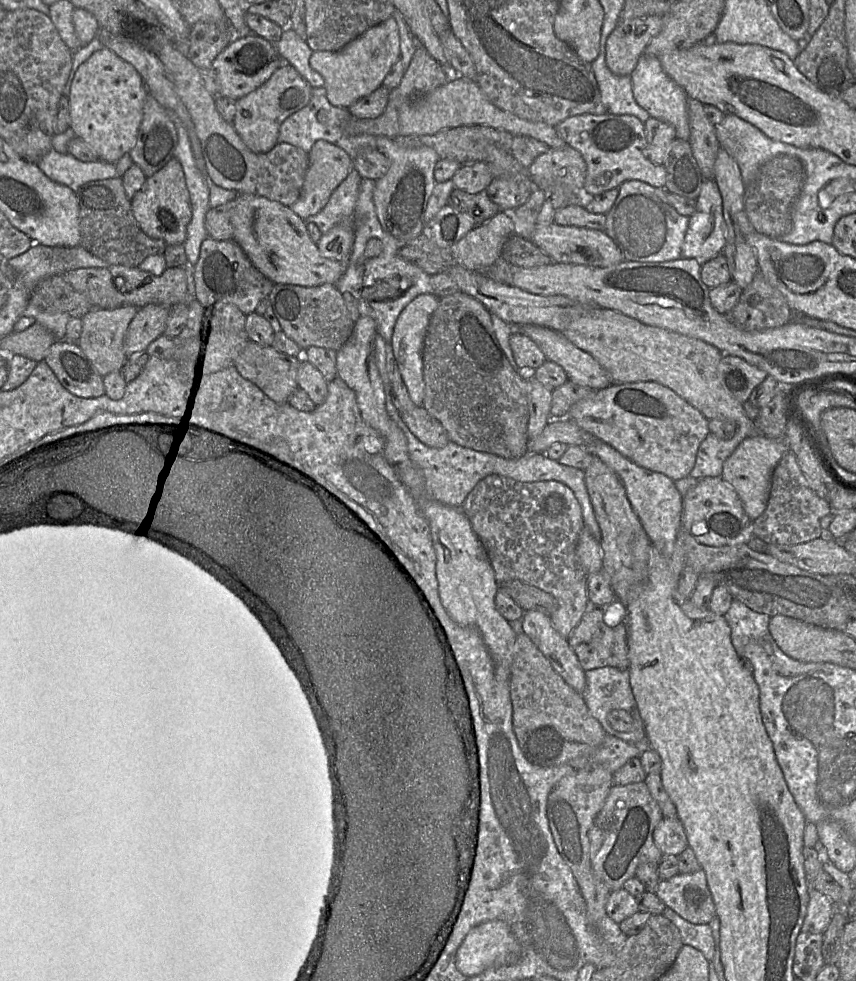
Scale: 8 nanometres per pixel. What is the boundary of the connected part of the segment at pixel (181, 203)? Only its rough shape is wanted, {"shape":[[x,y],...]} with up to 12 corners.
{"shape":[[172,157],[131,208],[146,235],[183,245],[192,212]]}

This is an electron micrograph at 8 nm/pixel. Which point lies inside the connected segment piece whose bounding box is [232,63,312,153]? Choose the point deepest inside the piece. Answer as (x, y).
(259, 115)

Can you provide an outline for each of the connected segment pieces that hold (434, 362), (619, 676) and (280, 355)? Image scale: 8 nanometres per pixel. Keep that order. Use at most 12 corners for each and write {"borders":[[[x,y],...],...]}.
{"borders":[[[439,299],[423,407],[451,442],[527,454],[529,383],[491,313]],[[629,671],[584,673],[581,696],[608,735],[620,737],[608,714],[636,707]],[[250,340],[242,377],[279,404],[298,388],[300,358]]]}

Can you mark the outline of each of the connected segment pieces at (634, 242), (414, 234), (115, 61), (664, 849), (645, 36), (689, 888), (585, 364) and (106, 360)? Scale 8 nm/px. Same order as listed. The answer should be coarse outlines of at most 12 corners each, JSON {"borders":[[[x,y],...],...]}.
{"borders":[[[619,187],[604,232],[625,260],[681,258],[689,217],[668,191]],[[376,136],[389,160],[373,201],[382,229],[422,234],[440,160],[428,146]],[[110,49],[70,87],[70,129],[103,161],[134,146],[148,90]],[[663,817],[653,837],[664,856],[689,846],[678,817]],[[664,15],[618,22],[605,45],[617,76],[630,76]],[[702,868],[660,880],[656,894],[692,924],[717,916]],[[518,328],[568,380],[591,390],[613,384],[596,359],[562,332]],[[93,308],[76,343],[100,376],[125,363],[137,310]]]}

